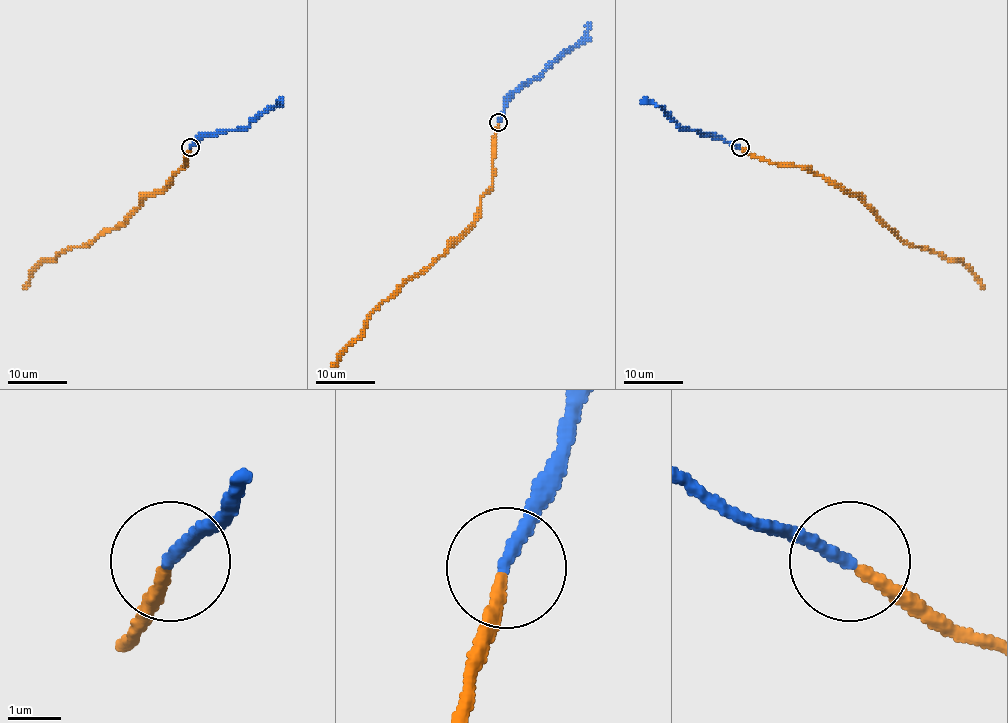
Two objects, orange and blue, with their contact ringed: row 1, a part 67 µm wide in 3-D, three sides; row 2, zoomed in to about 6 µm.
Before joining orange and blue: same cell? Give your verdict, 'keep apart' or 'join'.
join

